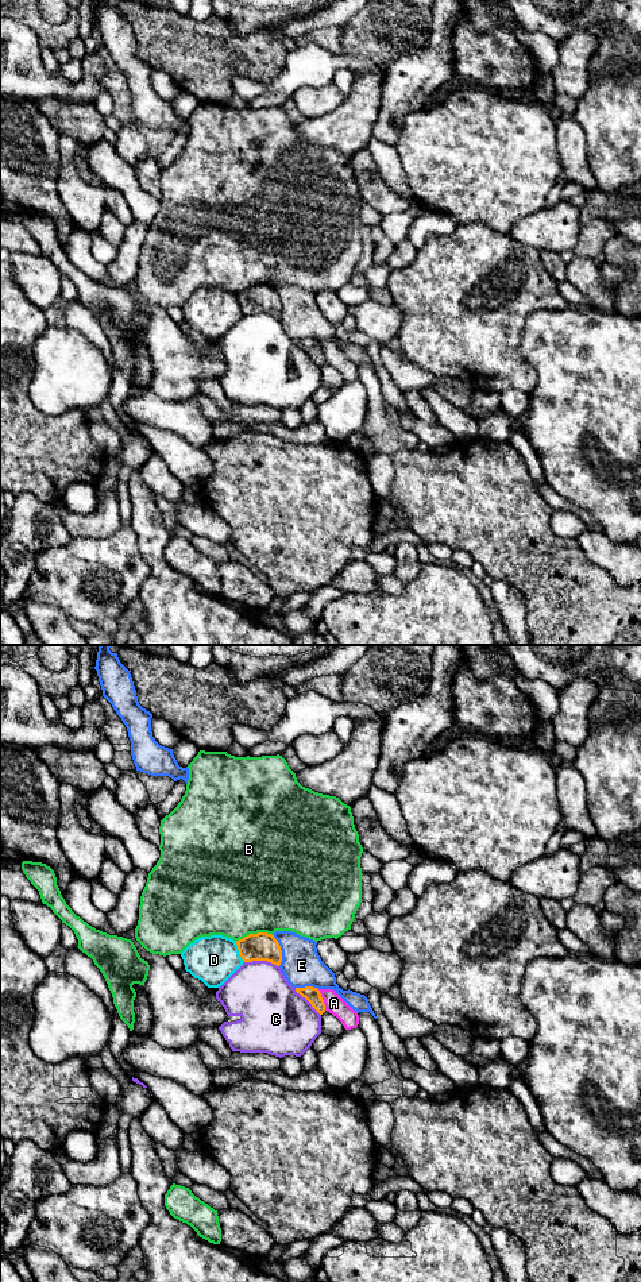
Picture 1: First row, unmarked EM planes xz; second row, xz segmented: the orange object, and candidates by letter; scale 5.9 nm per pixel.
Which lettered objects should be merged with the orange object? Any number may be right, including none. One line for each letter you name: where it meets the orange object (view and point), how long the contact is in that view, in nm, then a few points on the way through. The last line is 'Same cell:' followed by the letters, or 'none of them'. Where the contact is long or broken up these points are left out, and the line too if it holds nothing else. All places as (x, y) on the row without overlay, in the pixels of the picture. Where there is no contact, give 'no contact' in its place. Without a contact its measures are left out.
Same cell: none of them

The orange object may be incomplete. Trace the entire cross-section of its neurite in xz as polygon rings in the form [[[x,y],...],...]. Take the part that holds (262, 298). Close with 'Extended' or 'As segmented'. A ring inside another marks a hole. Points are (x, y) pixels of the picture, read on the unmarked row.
[[[250,286],[236,293],[236,297],[243,314],[267,313],[277,318],[282,314],[281,298],[271,286]]]. As segmented

